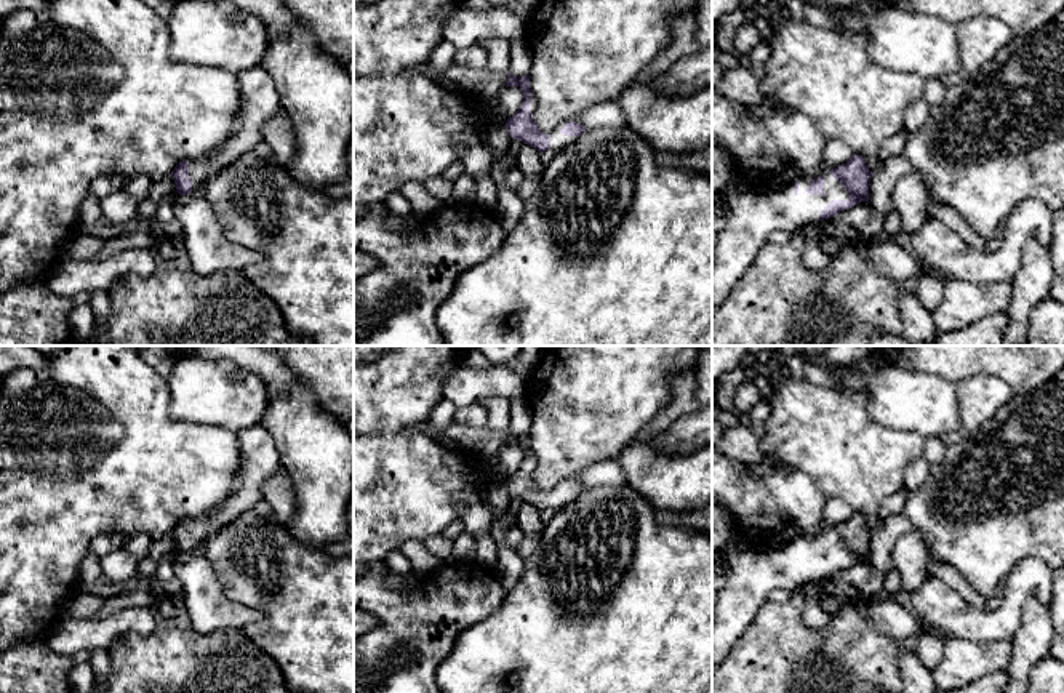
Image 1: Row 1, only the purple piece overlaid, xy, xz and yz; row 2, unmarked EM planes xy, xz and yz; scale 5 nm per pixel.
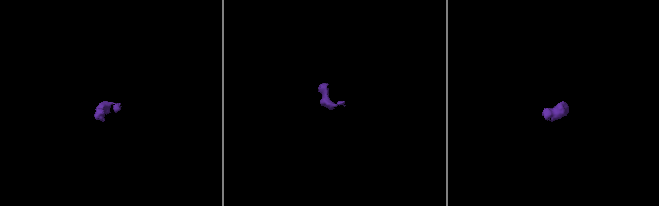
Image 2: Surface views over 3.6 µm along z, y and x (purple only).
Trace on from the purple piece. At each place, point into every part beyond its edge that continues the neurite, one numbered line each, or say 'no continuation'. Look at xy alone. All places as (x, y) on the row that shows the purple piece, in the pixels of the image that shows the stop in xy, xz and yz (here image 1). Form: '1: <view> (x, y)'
1: xy (260, 101)

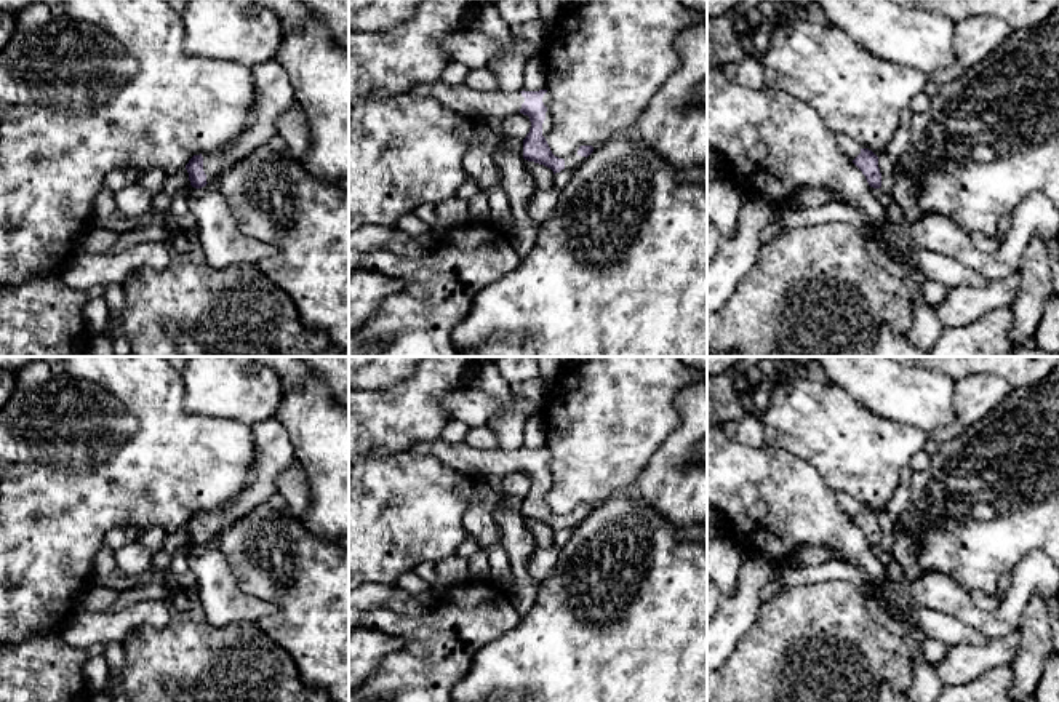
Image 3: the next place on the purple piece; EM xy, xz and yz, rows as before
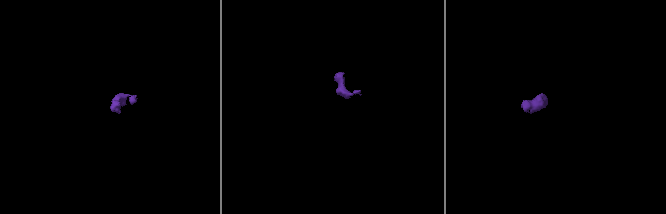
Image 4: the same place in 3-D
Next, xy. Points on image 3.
1: xy (274, 95)

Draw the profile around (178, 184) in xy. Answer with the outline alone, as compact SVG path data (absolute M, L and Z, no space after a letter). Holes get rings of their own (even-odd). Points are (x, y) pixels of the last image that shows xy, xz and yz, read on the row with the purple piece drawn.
M182 166L178 173L170 174L165 181L163 192L171 198L192 198L198 193L198 189L190 185L189 173L186 166Z

